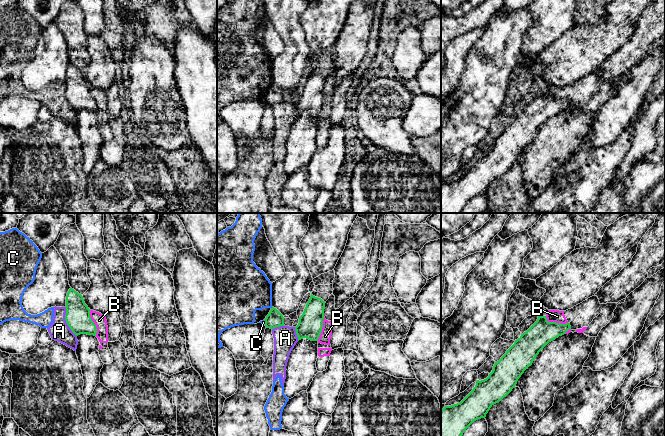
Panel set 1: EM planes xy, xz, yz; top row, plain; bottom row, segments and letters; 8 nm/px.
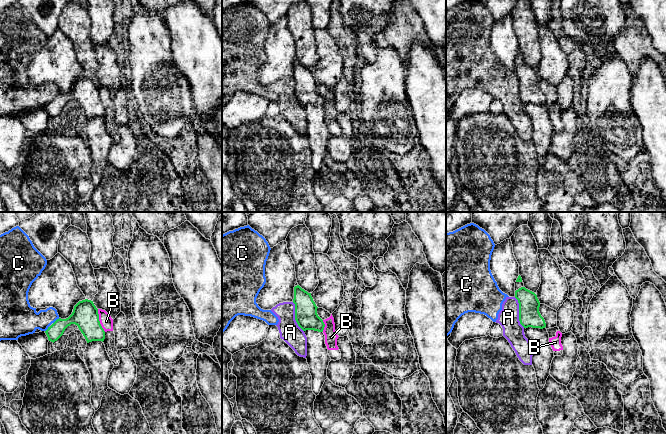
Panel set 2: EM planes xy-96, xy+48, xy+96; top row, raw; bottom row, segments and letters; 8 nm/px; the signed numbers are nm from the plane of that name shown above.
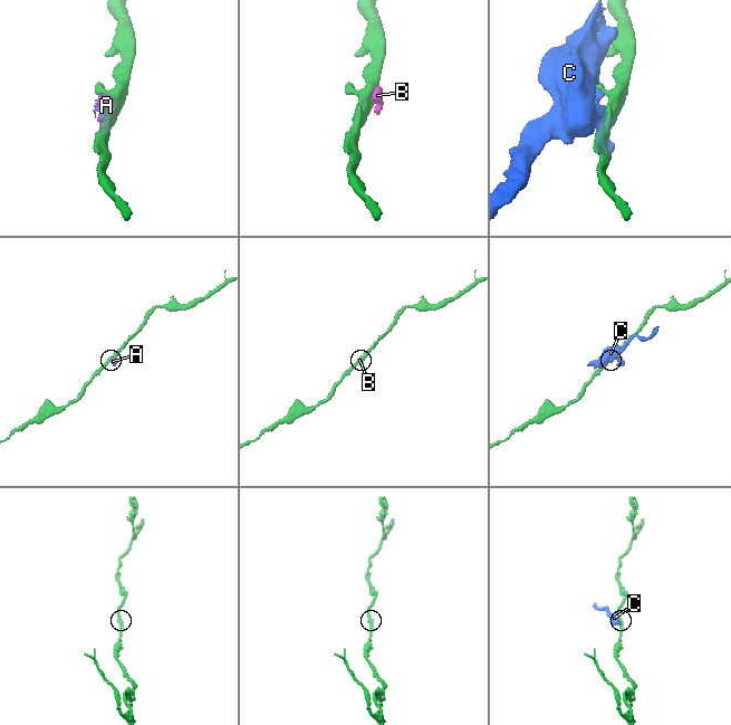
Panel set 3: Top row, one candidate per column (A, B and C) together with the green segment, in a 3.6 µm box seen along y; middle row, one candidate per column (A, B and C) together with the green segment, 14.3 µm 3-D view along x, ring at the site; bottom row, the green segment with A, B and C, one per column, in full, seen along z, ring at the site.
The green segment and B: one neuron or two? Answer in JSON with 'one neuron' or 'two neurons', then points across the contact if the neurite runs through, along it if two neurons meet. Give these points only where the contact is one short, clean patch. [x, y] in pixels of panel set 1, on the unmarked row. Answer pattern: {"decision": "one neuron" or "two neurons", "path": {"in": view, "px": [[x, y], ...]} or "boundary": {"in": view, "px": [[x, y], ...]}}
{"decision": "two neurons", "boundary": {"in": "xy", "px": [[89, 86], [89, 92], [96, 104], [96, 111]]}}

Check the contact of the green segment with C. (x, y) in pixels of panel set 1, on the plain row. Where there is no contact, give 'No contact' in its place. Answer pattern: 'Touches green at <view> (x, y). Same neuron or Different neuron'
Touches green at xz (265, 98). Different neuron

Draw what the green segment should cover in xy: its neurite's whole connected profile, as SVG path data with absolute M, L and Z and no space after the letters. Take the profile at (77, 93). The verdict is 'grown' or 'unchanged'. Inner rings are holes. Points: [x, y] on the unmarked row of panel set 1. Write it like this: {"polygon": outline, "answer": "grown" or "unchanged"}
{"polygon": "M70 64L66 72L65 96L75 111L87 110L96 112L97 104L90 93L90 85L83 72Z", "answer": "unchanged"}

